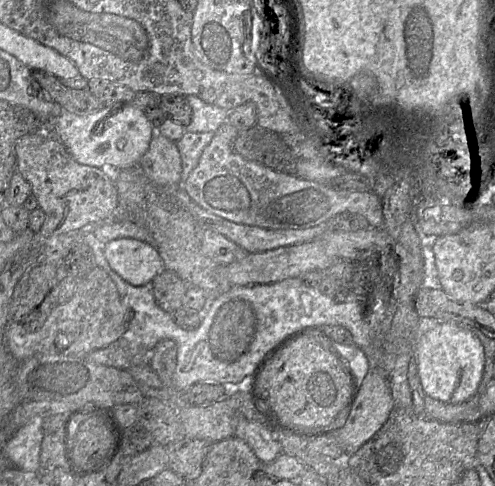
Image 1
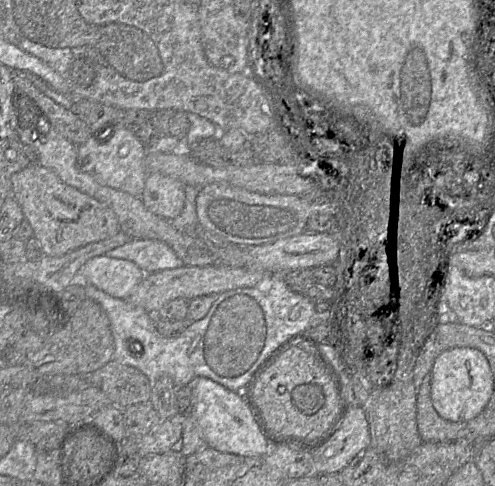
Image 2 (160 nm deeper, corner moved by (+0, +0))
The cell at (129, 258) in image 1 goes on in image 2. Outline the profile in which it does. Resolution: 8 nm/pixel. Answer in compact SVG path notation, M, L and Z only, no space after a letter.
M108 253L90 258L80 269L87 283L107 294L127 299L144 277L144 272L132 261Z

